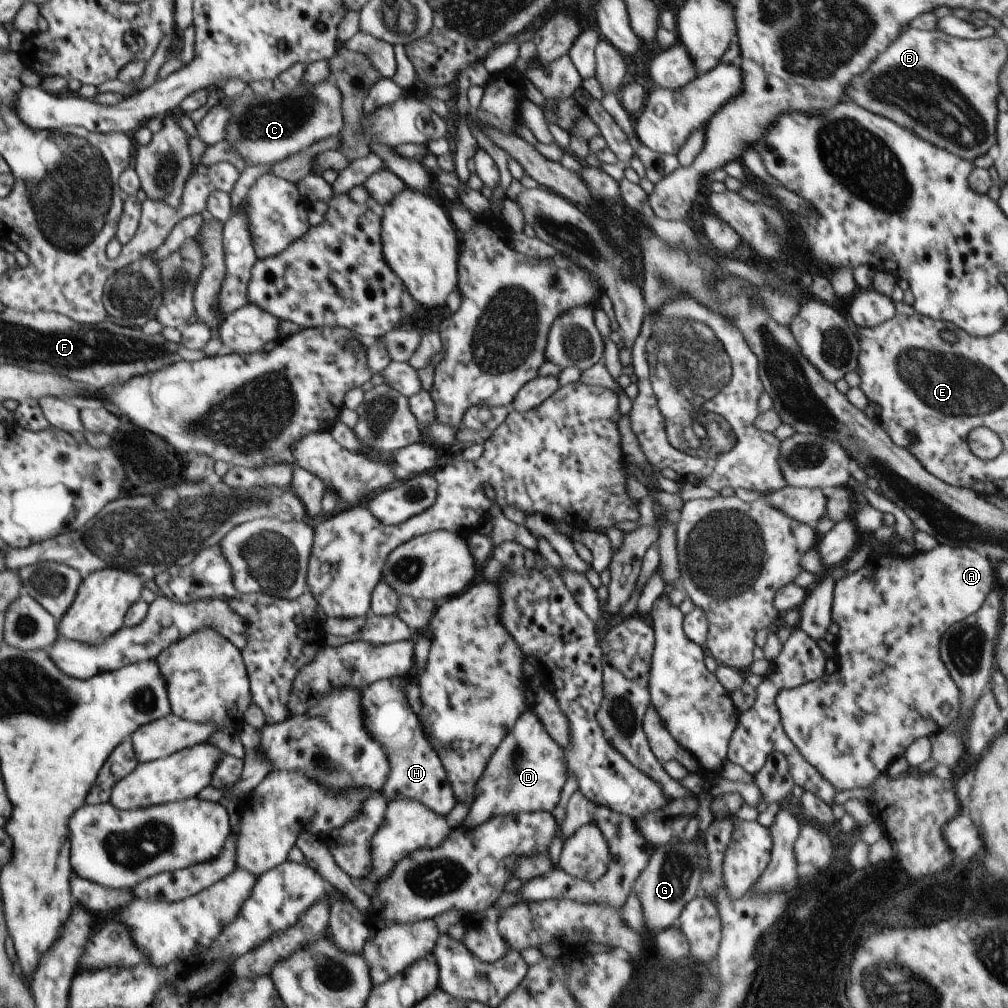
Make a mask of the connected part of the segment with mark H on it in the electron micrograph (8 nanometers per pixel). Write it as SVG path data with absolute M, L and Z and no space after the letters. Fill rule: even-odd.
M397 676L394 680L380 680L368 686L364 692L362 704L366 704L366 728L370 734L386 746L390 756L390 780L384 786L384 796L388 800L416 798L422 801L431 811L446 816L457 798L448 780L439 754L431 747L422 726L406 702L406 682L404 677Z

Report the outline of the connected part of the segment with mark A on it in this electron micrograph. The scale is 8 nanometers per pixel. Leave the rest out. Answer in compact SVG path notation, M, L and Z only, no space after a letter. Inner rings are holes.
M942 545L932 549L930 552L916 552L913 555L903 557L890 551L885 556L870 558L857 572L835 581L831 613L833 622L840 626L840 632L835 643L835 657L838 661L839 669L834 674L824 675L820 680L810 681L793 689L782 689L775 701L787 738L790 738L796 748L802 753L802 756L812 766L815 766L826 780L834 785L837 792L850 790L851 788L852 790L854 788L869 788L879 774L887 772L888 767L896 758L904 756L906 749L915 740L932 736L959 718L961 692L940 658L939 644L942 635L952 625L958 624L963 618L974 614L988 598L988 595L993 592L992 574L994 574L994 571L990 564L991 562L985 556L982 556L973 548ZM943 702L948 702L952 707L948 714L942 713L941 706Z

